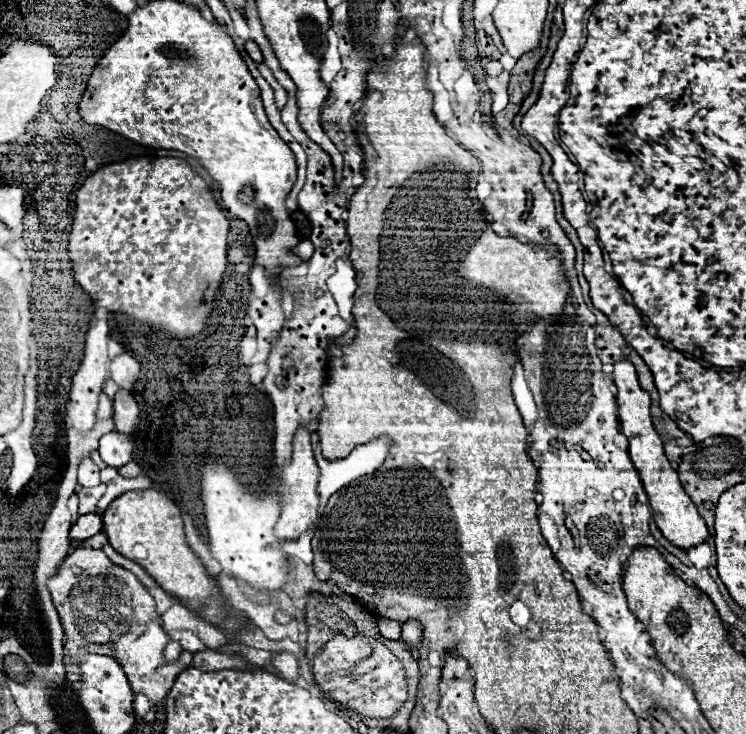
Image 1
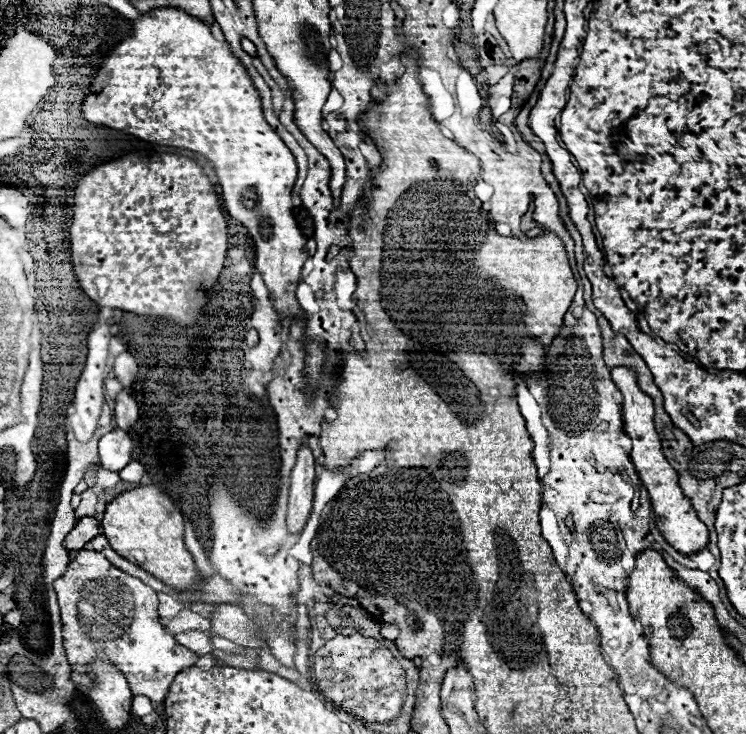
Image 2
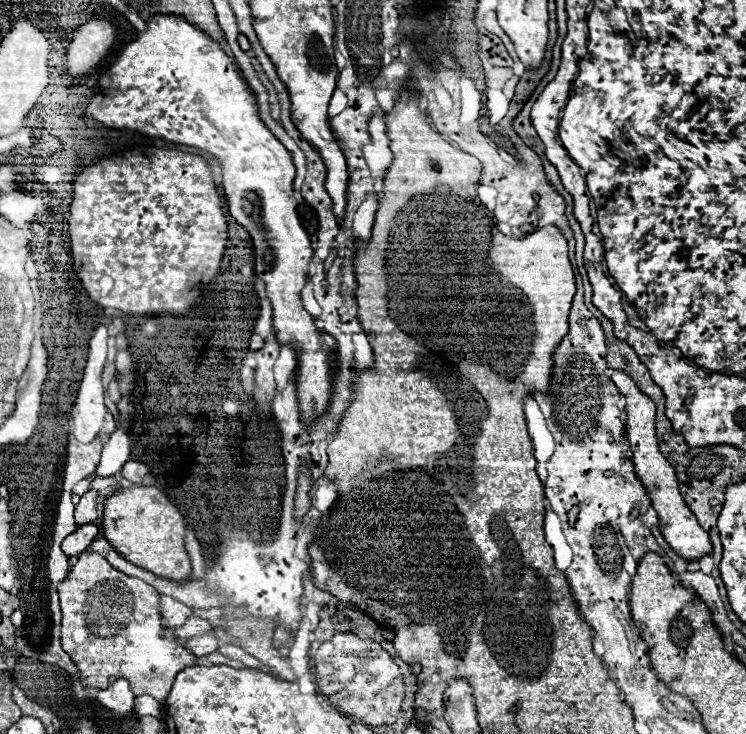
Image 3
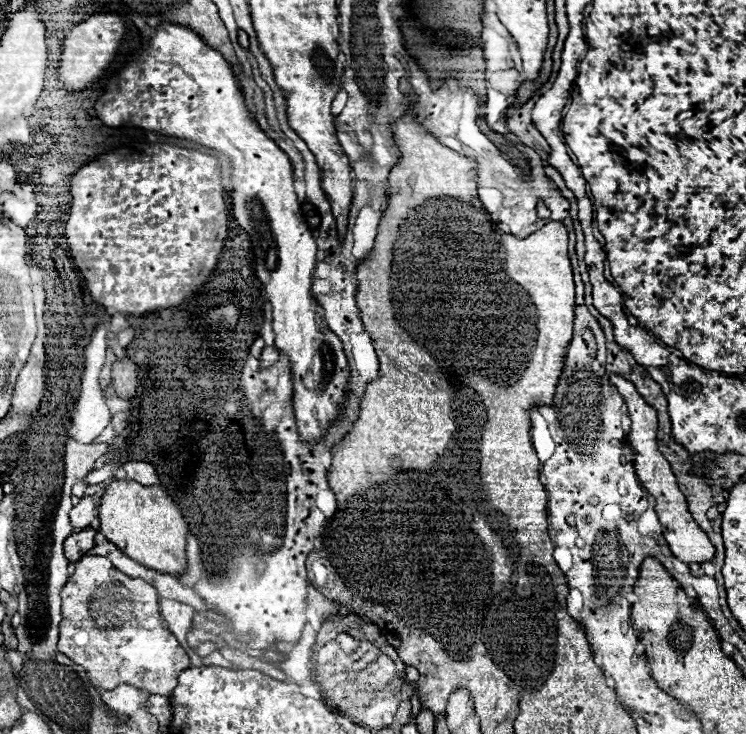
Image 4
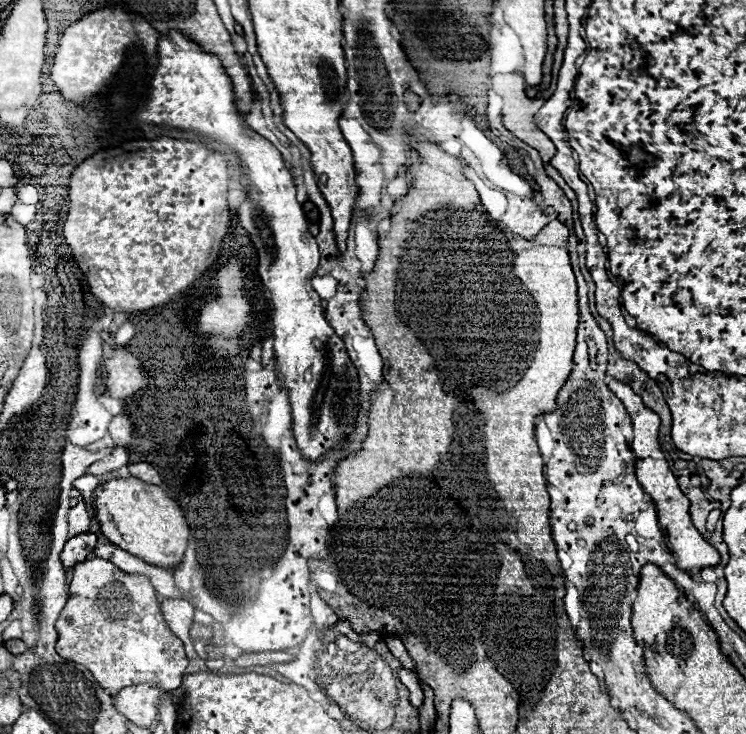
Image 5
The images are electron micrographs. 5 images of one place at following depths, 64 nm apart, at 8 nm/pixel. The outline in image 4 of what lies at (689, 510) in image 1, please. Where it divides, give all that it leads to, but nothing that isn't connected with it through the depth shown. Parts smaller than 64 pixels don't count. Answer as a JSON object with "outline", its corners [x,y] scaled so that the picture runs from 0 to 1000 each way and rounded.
{"outline":[[[820,510],[818,512],[818,520],[828,529],[828,534],[834,537],[834,542],[839,545],[839,553],[842,553],[842,564],[845,564],[845,572],[847,572],[847,580],[845,580],[845,591],[842,591],[842,599],[845,599],[845,608],[847,608],[847,616],[850,616],[850,638],[853,638],[853,649],[855,654],[861,657],[861,662],[869,668],[869,673],[877,676],[879,681],[879,689],[877,695],[882,698],[882,706],[885,706],[885,714],[890,719],[890,733],[901,749],[901,755],[925,768],[925,766],[946,766],[946,763],[954,763],[957,760],[957,744],[952,738],[952,733],[946,730],[946,725],[930,711],[928,700],[922,698],[922,687],[920,687],[920,678],[917,673],[909,668],[909,659],[906,659],[906,649],[901,646],[901,638],[895,632],[895,627],[885,619],[882,613],[882,605],[879,605],[879,586],[882,586],[882,575],[879,575],[879,559],[853,534],[850,523],[839,515],[834,515],[831,510]]]}

